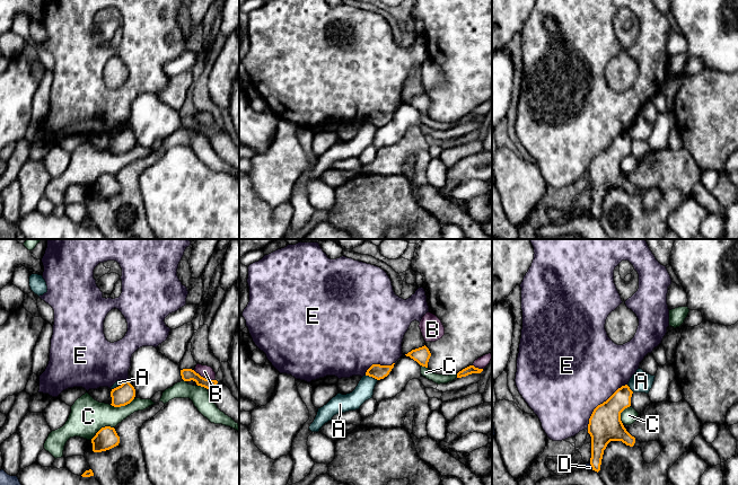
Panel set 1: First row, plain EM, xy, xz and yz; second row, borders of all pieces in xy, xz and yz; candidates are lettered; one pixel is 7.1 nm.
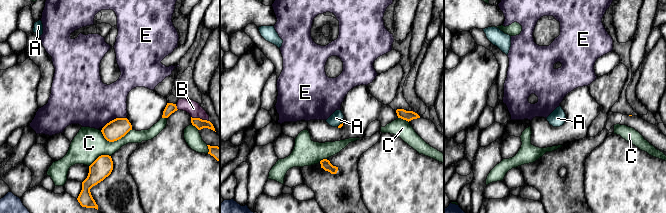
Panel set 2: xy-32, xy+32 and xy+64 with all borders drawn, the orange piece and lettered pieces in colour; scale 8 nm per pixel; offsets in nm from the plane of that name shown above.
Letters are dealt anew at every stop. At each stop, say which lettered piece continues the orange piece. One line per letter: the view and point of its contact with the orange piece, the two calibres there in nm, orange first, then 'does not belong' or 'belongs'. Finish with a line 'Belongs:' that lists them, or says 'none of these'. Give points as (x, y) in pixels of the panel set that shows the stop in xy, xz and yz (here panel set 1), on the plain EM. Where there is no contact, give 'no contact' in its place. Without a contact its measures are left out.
A: contact xz (371, 123); calibres 110 and 130 nm; does not belong
B: contact xy (204, 125); calibres 90 and 90 nm; does not belong
C: contact xy (102, 175); calibres 160 and 240 nm; does not belong
D: contact yz (591, 213); calibres 170 and 40 nm; does not belong
E: contact yz (603, 150); calibres 240 and 500 nm; does not belong
Belongs: none of these

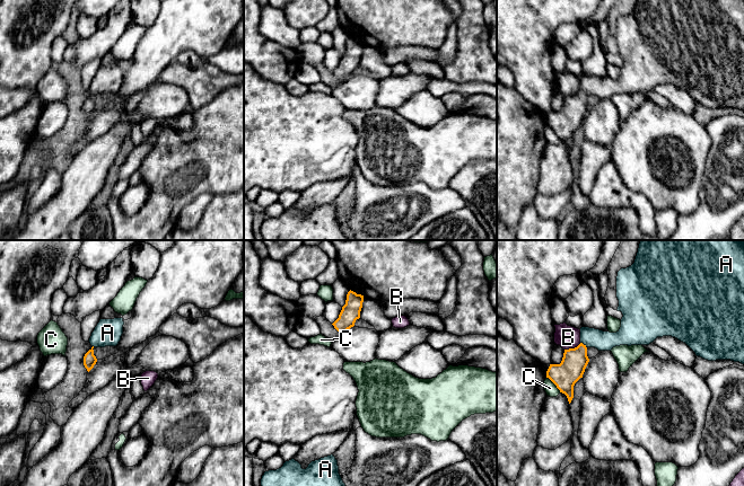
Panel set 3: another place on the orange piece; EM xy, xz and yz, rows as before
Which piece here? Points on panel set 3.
A: contact yz (584, 93); calibres 180 and 140 nm; belongs
B: contact yz (572, 96); calibres 180 and 160 nm; does not belong
C: contact yz (554, 131); calibres 180 and 90 nm; does not belong
Belongs: A

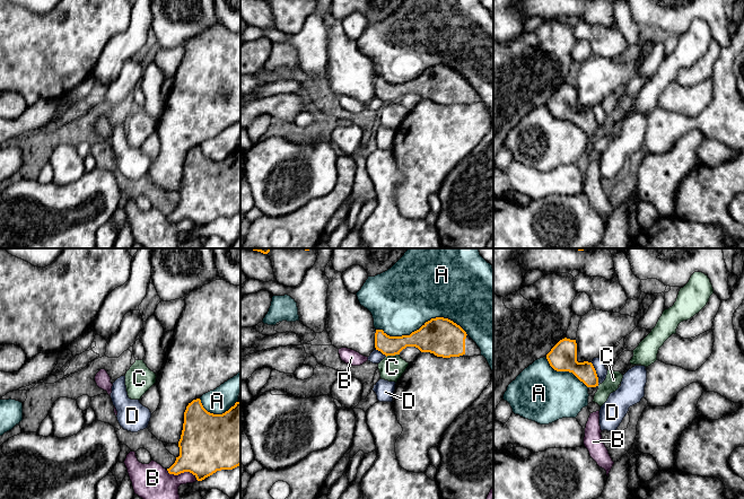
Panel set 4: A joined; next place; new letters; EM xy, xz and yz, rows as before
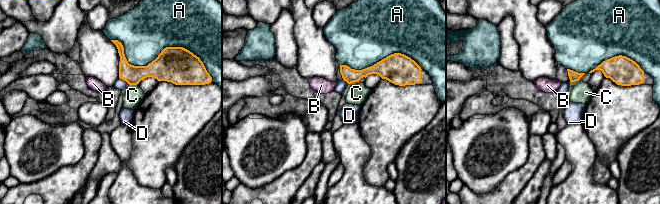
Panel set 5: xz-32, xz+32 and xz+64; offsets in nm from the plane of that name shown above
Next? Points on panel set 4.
A: contact xz (422, 72); calibres 280 and 460 nm; does not belong
B: contact xy (182, 219); calibres 380 and 260 nm; does not belong
C: contact xz (392, 102); calibres 150 and 170 nm; does not belong
D: contact yz (596, 121); calibres 180 and 80 nm; does not belong
Belongs: none of these

